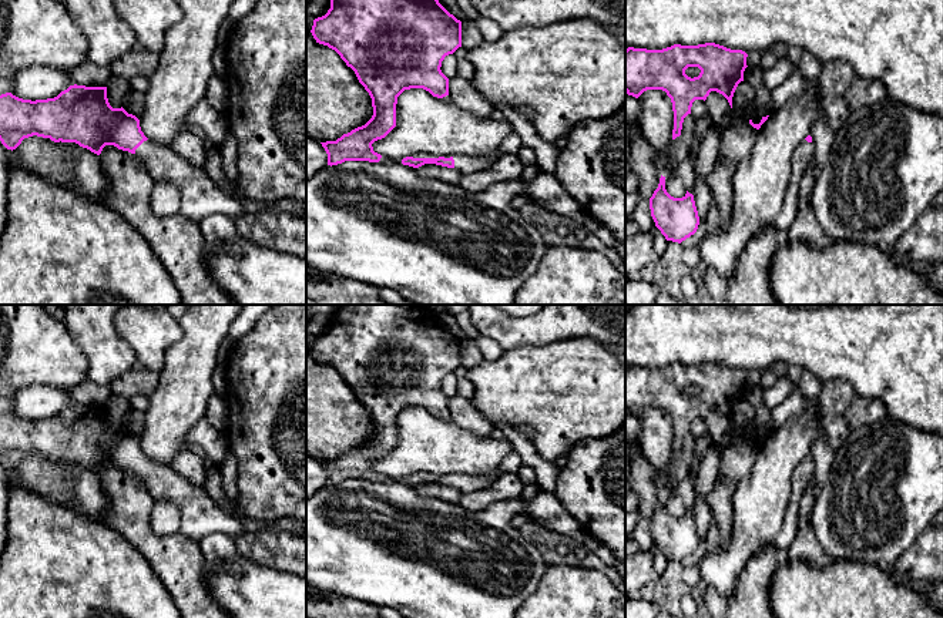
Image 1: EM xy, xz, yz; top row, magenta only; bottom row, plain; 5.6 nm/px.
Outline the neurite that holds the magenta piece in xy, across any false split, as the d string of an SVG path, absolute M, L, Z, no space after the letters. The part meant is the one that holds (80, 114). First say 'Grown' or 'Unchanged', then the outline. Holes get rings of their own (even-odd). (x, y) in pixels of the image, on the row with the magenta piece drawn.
Grown. M70 85L54 98L23 100L0 95L0 141L16 150L28 137L75 142L100 155L105 145L141 159L154 182L171 182L181 197L179 215L199 222L212 214L229 218L244 211L238 198L224 192L205 168L194 167L179 154L150 141L140 120L123 107L113 108L107 87Z

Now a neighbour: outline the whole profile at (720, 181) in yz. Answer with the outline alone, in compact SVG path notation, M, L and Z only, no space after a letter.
M718 158L712 172L705 175L712 202L718 206L719 224L726 226L732 218L734 192L732 177L736 165Z

